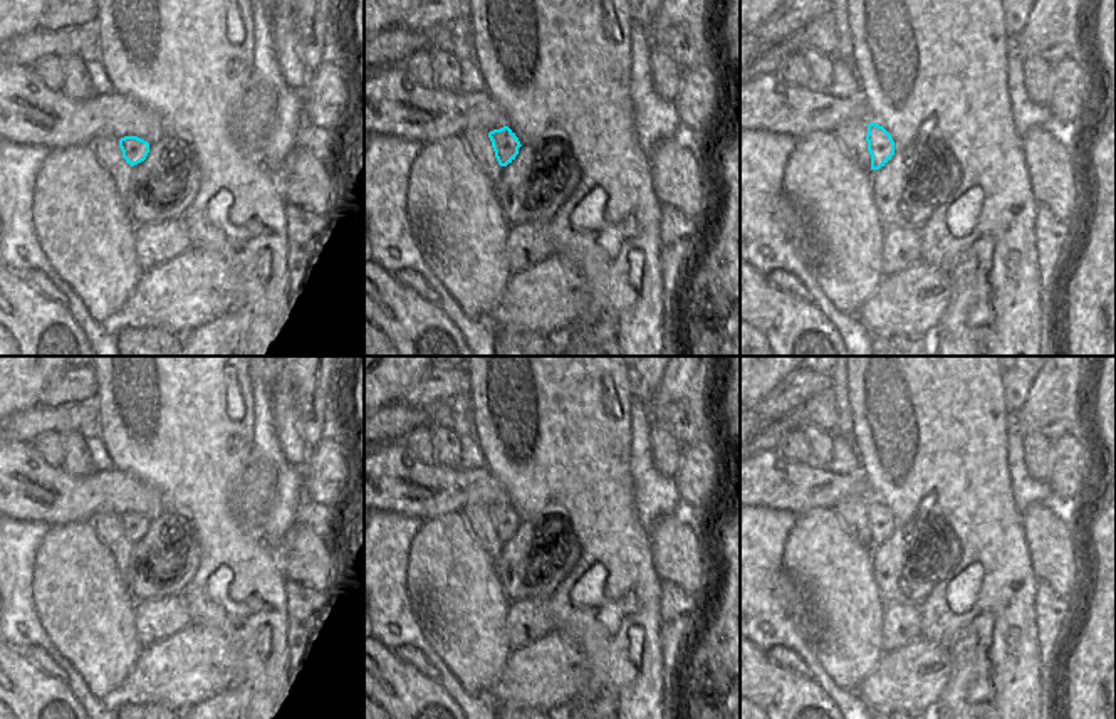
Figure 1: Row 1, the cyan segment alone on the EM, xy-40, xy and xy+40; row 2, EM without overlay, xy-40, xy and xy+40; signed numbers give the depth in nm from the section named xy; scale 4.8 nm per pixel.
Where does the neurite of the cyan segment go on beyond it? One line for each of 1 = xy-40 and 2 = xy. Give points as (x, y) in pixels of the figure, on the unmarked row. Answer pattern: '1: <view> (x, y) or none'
1: none
2: none

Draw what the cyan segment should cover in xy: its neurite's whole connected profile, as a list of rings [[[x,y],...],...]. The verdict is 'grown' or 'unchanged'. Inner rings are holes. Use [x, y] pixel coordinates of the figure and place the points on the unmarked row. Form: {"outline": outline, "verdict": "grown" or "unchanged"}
{"outline": [[[508,502],[490,507],[488,514],[492,517],[492,524],[500,543],[507,543],[515,536],[522,521]]], "verdict": "unchanged"}

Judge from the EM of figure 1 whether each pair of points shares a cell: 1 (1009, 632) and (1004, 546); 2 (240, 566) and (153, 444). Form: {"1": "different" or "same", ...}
{"1": "same", "2": "same"}

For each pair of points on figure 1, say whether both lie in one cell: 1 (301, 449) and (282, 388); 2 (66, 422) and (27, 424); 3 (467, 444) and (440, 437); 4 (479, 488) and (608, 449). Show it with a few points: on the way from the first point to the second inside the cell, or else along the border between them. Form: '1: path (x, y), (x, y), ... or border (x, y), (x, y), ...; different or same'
1: path (287, 434), (284, 404); same
2: path (56, 422), (37, 422); same
3: border (457, 435), (460, 447), (458, 467); different
4: border (485, 467), (500, 484), (509, 501); different

